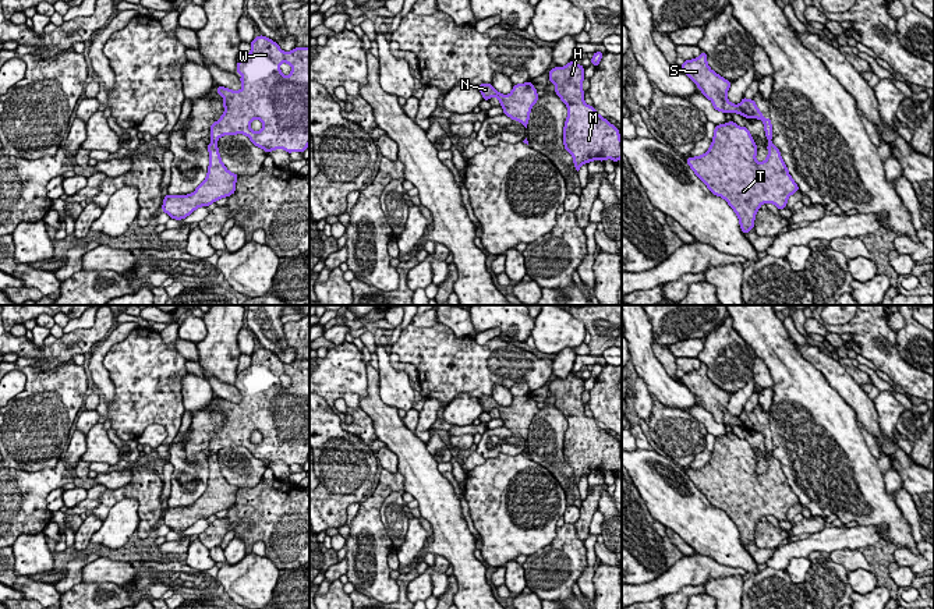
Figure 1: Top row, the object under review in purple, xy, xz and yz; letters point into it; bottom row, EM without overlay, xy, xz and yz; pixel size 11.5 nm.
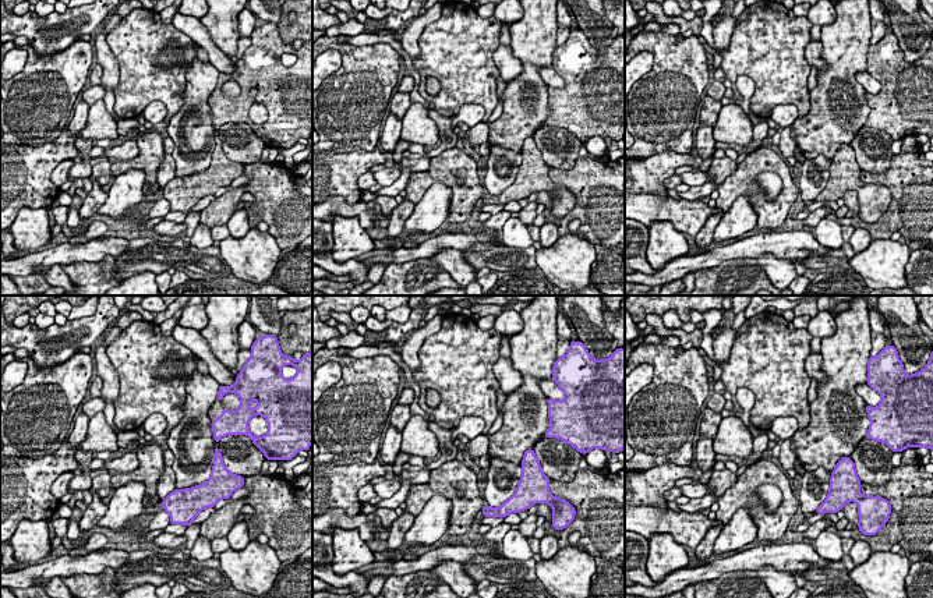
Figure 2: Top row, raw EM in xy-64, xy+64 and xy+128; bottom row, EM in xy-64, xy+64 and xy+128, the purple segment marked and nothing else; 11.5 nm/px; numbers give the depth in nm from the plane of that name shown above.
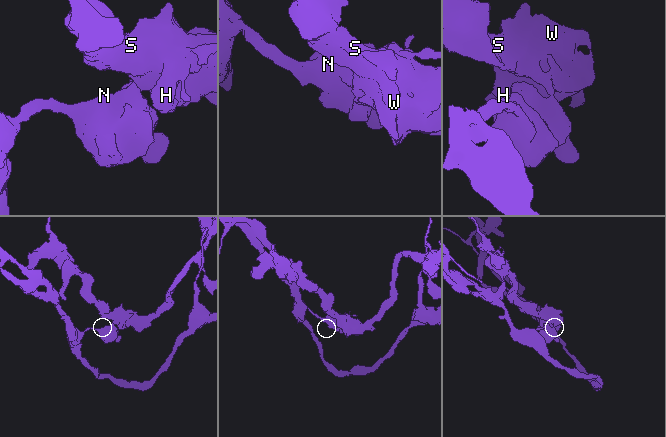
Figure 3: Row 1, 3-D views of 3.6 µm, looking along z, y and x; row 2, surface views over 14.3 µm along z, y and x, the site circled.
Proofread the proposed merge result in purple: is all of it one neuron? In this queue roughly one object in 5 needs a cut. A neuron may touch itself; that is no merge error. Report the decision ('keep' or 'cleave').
cleave

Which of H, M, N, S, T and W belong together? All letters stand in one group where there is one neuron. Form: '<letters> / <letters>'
H M S W / N T

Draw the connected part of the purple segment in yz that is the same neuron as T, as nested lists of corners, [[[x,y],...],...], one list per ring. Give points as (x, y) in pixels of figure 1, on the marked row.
[[[729,121],[715,125],[711,146],[704,155],[686,159],[690,169],[708,190],[724,198],[735,210],[743,234],[754,229],[756,213],[763,203],[774,203],[778,209],[783,209],[788,198],[799,191],[799,185],[790,177],[779,149],[771,141],[767,149],[767,159],[758,163],[756,160],[757,145],[750,131]]]

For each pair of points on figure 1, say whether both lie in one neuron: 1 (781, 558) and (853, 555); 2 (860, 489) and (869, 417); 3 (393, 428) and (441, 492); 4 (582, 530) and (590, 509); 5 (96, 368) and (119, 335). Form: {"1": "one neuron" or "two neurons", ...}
{"1": "two neurons", "2": "two neurons", "3": "one neuron", "4": "one neuron", "5": "one neuron"}

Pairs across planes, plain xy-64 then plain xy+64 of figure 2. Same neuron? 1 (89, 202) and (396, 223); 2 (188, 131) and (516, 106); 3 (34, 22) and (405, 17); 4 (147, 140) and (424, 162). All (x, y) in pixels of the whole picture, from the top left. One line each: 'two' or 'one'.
1: one
2: two
3: one
4: two

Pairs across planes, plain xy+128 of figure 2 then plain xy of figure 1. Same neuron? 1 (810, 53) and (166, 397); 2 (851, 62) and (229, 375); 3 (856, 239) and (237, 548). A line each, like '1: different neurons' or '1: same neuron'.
1: different neurons
2: same neuron
3: same neuron

